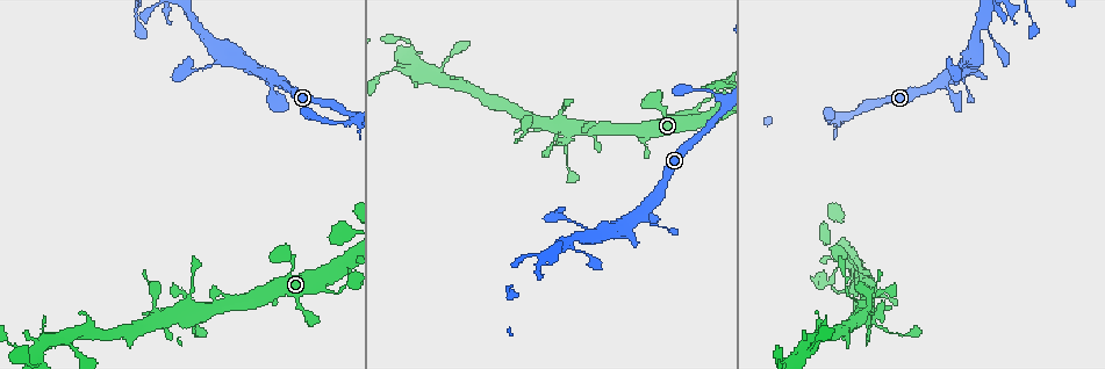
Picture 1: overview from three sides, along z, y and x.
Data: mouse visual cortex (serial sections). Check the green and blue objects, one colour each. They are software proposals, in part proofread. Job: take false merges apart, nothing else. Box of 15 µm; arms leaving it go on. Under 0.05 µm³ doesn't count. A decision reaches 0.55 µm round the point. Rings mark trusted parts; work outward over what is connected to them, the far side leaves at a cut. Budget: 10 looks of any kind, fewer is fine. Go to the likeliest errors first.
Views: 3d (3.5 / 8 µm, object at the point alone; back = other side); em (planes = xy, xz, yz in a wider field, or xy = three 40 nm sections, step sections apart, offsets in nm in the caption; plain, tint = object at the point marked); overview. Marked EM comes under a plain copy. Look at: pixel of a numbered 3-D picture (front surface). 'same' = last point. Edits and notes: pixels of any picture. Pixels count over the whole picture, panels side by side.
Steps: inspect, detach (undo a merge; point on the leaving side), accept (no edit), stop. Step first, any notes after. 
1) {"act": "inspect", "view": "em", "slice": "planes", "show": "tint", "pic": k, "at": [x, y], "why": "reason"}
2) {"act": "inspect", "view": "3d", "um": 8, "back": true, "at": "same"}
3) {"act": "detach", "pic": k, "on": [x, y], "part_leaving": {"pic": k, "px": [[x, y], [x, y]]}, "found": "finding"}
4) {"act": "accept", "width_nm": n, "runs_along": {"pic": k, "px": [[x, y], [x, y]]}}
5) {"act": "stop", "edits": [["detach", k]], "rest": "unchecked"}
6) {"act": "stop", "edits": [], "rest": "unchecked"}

{"act": "inspect", "view": "3d", "um": 3.5, "pic": 1, "at": [189, 304], "why": "thin arm on a thick one"}

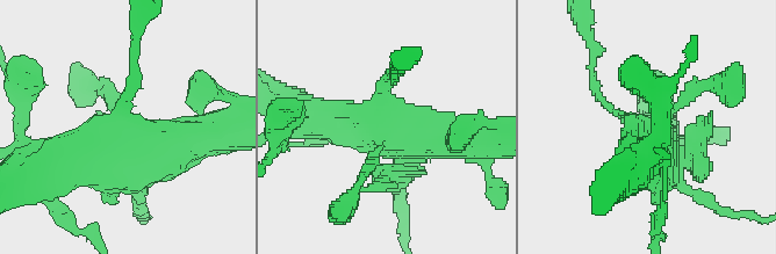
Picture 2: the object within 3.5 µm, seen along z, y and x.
{"act": "inspect", "view": "em", "slice": "xy", "step": 3, "show": "tint", "pic": 2, "at": [123, 136], "why": "now the EM"}

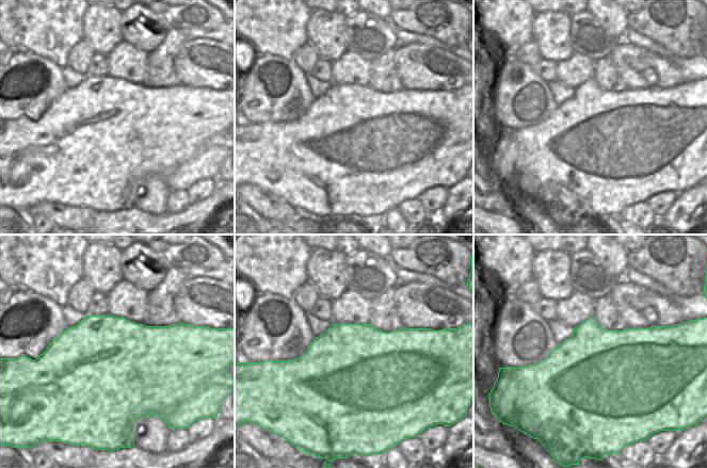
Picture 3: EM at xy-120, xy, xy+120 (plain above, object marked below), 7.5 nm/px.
{"act": "accept", "runs_along": {"pic": 2, "px": [[208, 133], [165, 152], [58, 159]]}, "found": "continuous, no second cell"}

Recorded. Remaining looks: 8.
{"act": "inspect", "view": "3d", "um": 3.5, "pic": 1, "at": [847, 263], "why": "looks like a crossing"}

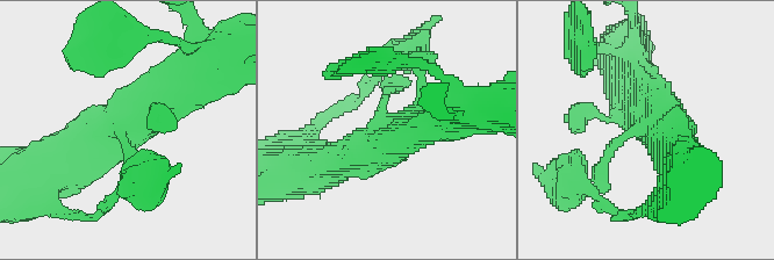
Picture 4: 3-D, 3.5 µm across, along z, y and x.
{"act": "inspect", "view": "em", "slice": "xy", "step": 1, "show": "tint", "pic": 4, "at": [380, 119], "why": "now the EM"}

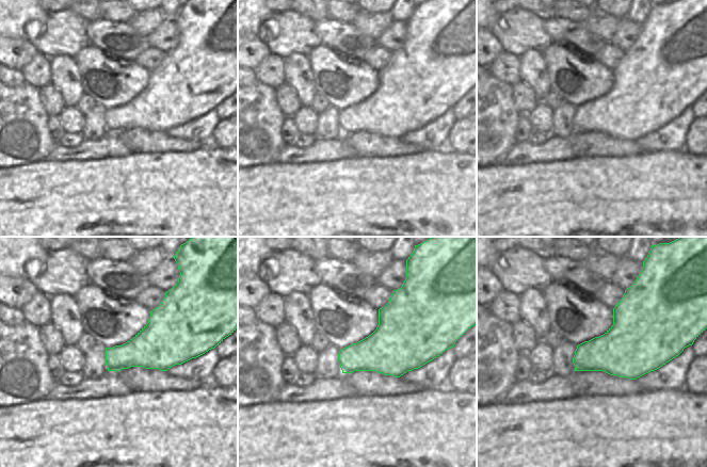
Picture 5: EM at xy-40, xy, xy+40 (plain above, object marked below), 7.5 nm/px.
{"act": "accept", "width_nm": 380, "runs_along": {"pic": 4, "px": [[319, 167], [379, 141], [391, 84]]}, "found": "one cell here"}

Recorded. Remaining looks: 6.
{"act": "inspect", "view": "3d", "um": 8, "pic": 1, "at": [89, 331], "why": "arms part here"}

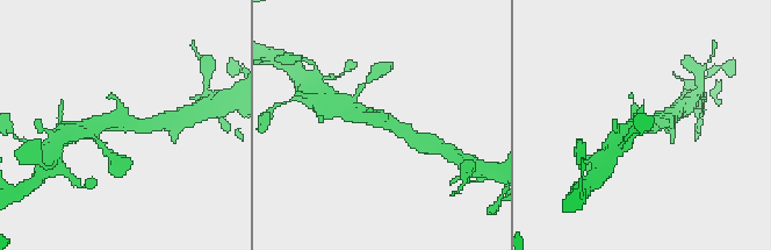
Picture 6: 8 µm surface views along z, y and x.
{"act": "inspect", "view": "em", "slice": "xy", "step": 5, "show": "tint", "pic": 6, "at": [383, 119], "why": "now the EM"}

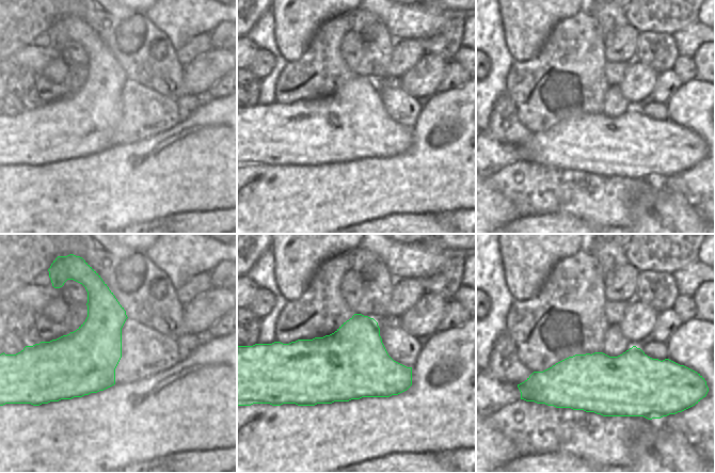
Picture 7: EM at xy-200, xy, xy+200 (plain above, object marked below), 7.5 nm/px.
{"act": "accept", "runs_along": {"pic": 6, "px": [[411, 136], [390, 122], [351, 114]]}, "found": "all the same cell"}

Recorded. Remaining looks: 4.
{"act": "inspect", "view": "3d", "um": 3.5, "pic": 1, "at": [807, 354], "why": "calibre changes"}

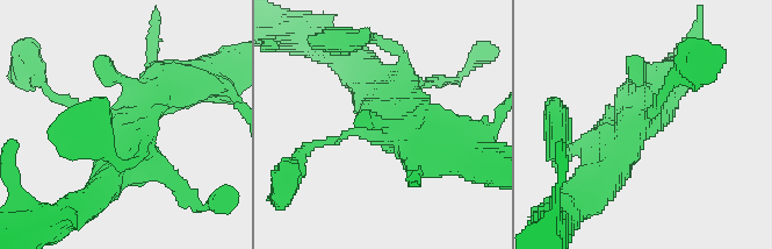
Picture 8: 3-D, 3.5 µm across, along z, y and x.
{"act": "inspect", "view": "em", "slice": "planes", "show": "tint", "pic": 8, "at": [392, 124]}

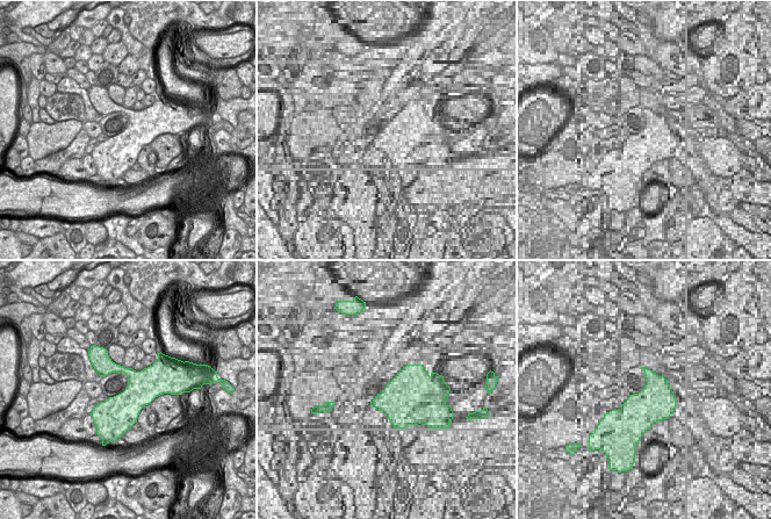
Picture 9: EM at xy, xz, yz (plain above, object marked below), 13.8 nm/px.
{"act": "inspect", "view": "em", "slice": "xy", "step": 1, "show": "tint", "at": "same"}

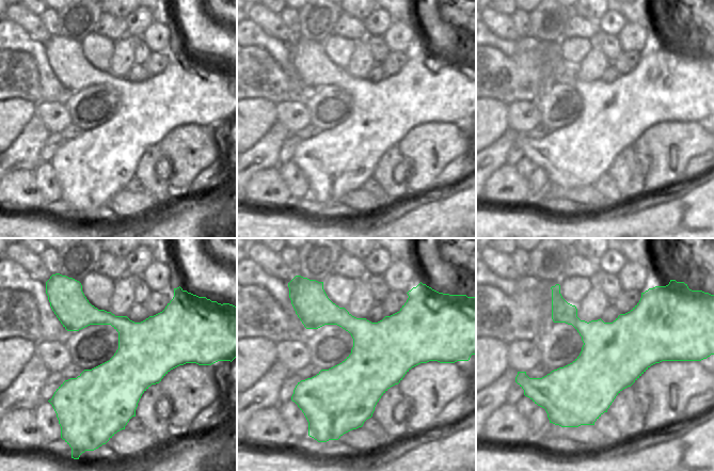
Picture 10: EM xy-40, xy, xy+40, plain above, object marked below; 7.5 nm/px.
{"act": "accept", "runs_along": {"pic": 8, "px": [[665, 80], [612, 148], [577, 148]]}, "found": "continuous, no second cell"}

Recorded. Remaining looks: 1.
{"act": "stop", "edits": [], "rest": "unchecked"}

